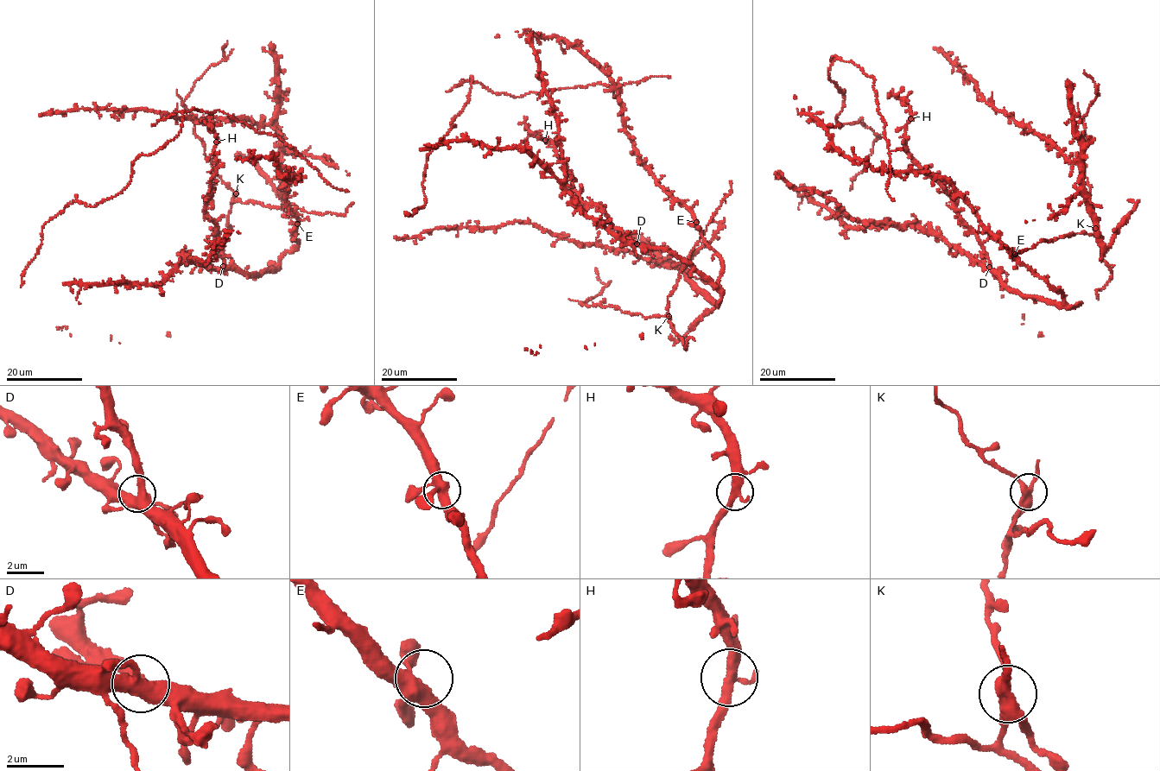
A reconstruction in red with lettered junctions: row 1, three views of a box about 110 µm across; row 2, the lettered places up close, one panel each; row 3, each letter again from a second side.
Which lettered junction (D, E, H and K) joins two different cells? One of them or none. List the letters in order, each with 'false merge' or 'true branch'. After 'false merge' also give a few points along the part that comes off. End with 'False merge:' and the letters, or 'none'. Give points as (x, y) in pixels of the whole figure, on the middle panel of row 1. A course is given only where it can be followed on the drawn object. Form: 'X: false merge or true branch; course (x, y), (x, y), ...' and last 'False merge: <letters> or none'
D: true branch
E: true branch
H: true branch
K: false merge; course (668, 316), (671, 326)
False merge: K

